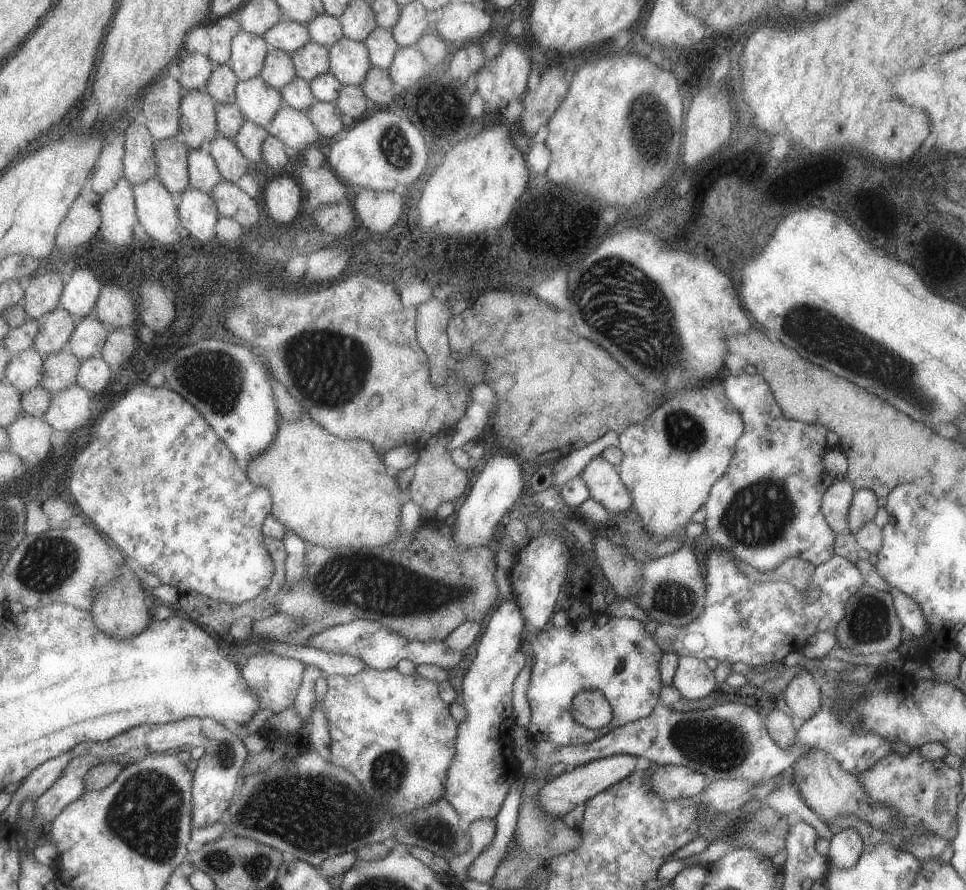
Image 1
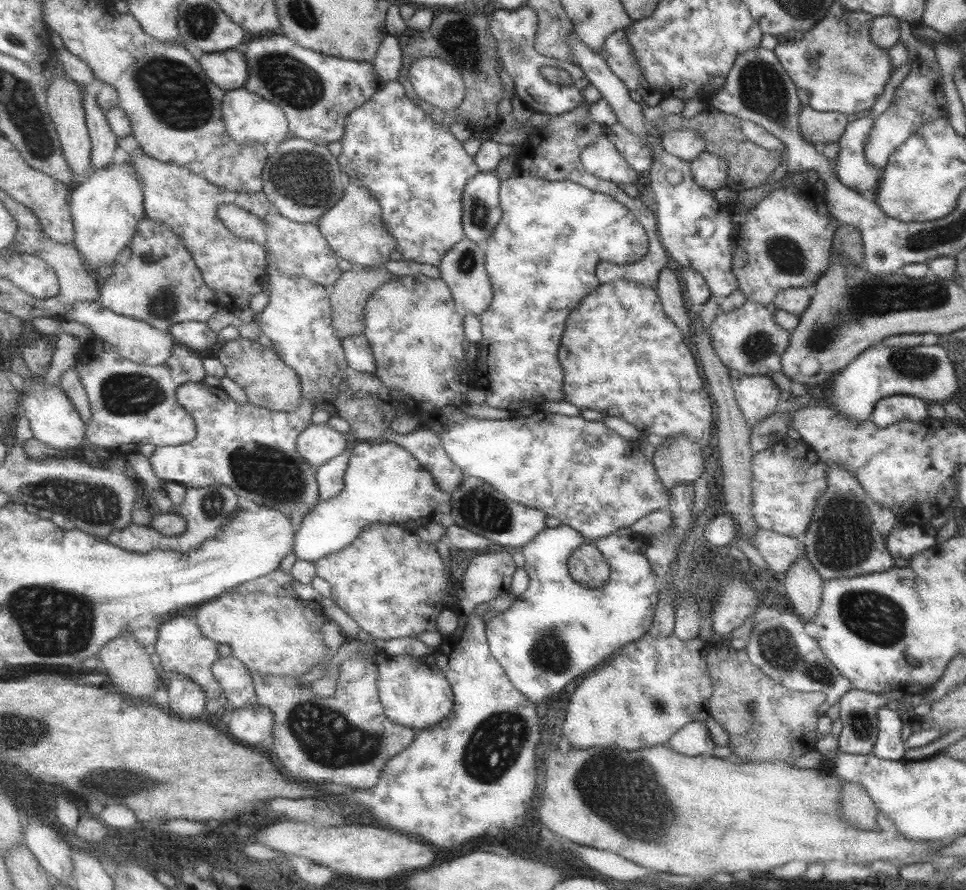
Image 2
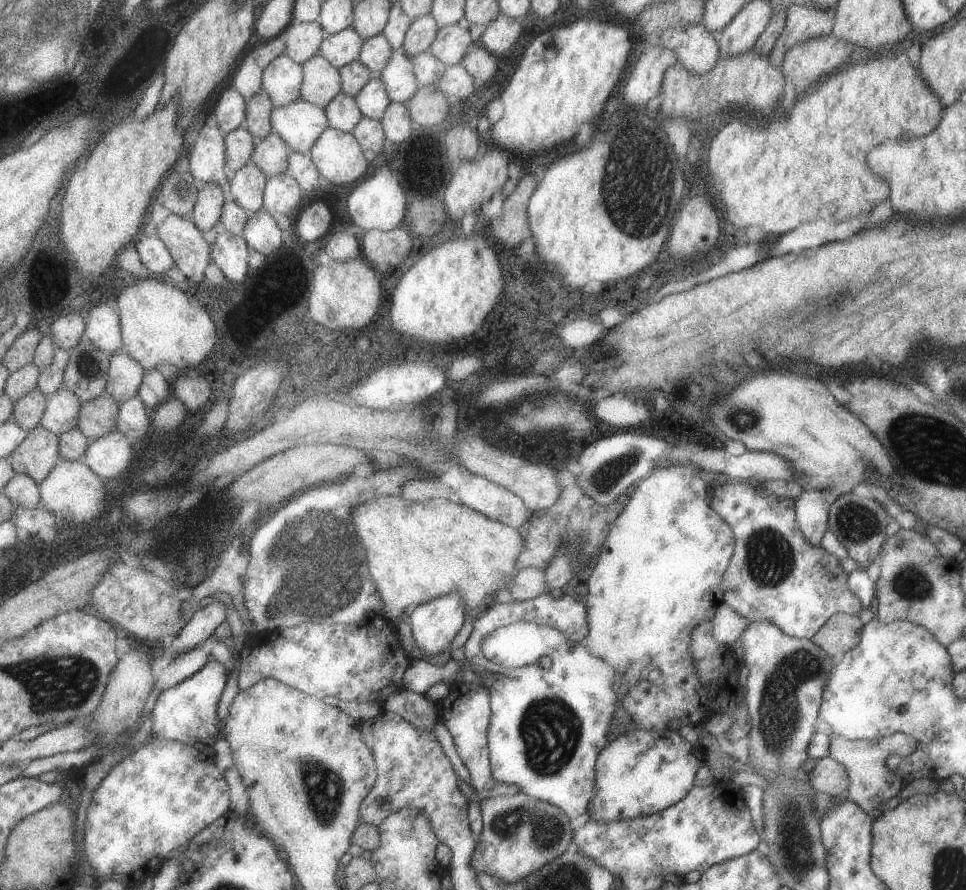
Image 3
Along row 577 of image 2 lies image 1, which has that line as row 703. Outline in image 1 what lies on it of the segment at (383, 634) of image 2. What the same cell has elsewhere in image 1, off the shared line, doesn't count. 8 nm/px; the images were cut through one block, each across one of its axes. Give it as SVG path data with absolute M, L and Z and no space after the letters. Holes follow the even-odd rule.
M367 668L357 676L331 674L329 692L319 702L319 708L327 714L327 726L331 734L331 762L355 772L367 792L377 804L395 810L397 816L407 816L419 808L429 808L447 796L447 778L457 754L459 726L451 716L451 706L441 698L441 686L419 672L405 674L397 670L373 670Z

